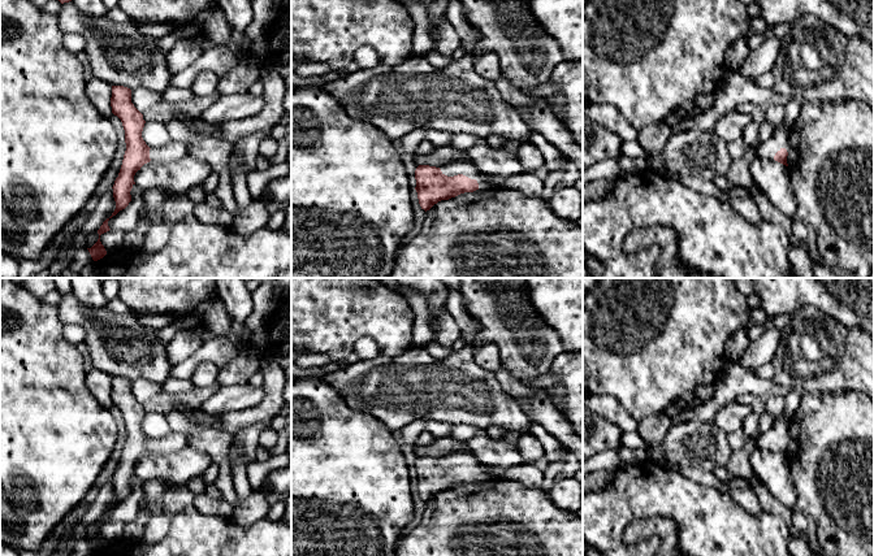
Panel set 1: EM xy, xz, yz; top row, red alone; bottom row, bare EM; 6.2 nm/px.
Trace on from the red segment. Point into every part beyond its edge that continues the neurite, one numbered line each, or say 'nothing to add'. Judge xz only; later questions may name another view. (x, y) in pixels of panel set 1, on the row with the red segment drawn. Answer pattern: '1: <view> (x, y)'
1: xz (451, 169)

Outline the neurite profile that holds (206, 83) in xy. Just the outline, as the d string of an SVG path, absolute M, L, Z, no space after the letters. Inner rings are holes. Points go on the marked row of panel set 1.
M204 70L195 78L191 90L195 96L207 96L217 90L220 77L211 70Z

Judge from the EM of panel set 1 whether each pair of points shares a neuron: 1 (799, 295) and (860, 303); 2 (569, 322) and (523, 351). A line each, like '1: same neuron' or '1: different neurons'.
1: same neuron
2: different neurons

